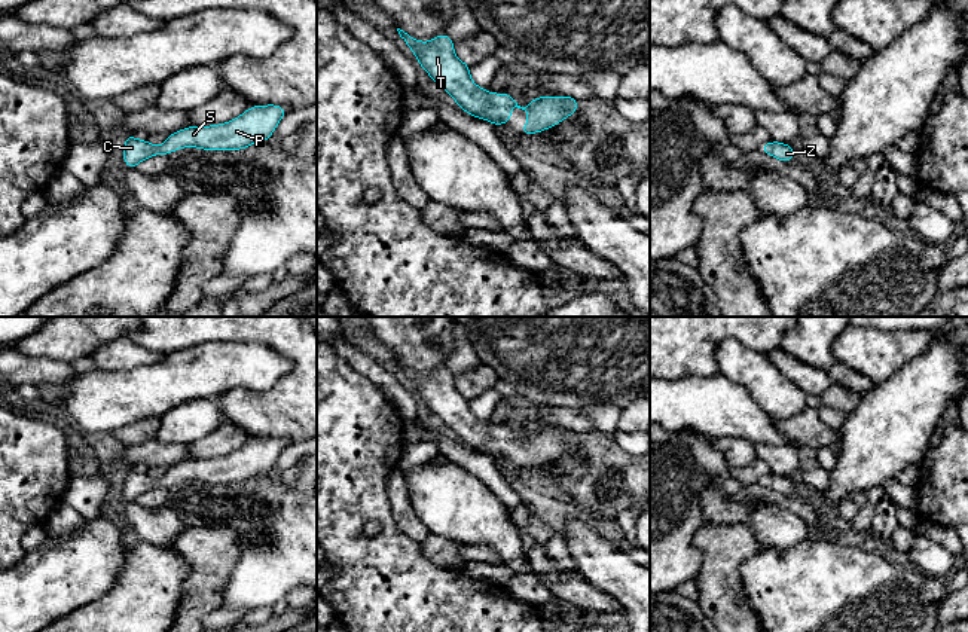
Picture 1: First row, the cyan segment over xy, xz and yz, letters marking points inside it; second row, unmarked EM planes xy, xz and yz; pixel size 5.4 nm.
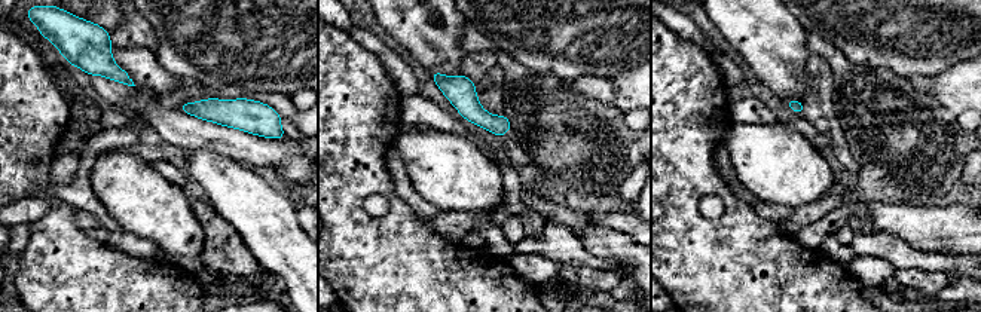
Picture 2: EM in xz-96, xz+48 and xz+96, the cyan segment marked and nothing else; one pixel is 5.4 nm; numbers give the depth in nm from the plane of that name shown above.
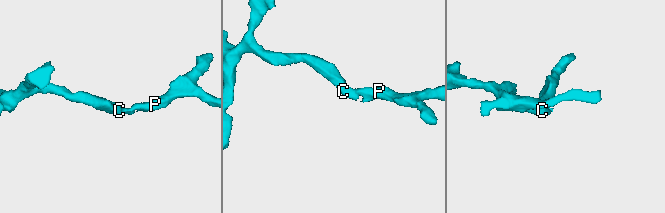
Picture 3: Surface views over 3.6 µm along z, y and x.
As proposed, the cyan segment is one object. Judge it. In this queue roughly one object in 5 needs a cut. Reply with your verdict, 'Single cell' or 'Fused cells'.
Single cell

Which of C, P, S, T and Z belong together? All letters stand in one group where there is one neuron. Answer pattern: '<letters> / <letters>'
C P S T Z

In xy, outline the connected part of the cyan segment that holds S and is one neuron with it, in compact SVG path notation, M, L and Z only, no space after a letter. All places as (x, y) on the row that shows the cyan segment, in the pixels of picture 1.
M277 104L251 106L241 116L220 125L187 126L170 134L159 146L126 135L123 162L135 168L141 161L156 155L170 155L183 147L204 150L242 150L254 143L268 141L287 110Z

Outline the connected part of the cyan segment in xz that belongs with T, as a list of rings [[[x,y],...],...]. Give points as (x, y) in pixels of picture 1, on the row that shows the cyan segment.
[[[397,28],[397,31],[403,42],[412,49],[412,54],[418,58],[419,65],[428,73],[431,80],[439,83],[448,94],[451,94],[459,109],[477,119],[489,120],[495,126],[504,125],[512,119],[512,109],[517,107],[525,110],[528,116],[528,123],[520,128],[520,132],[523,135],[531,135],[556,126],[561,120],[574,115],[578,107],[578,100],[568,95],[537,97],[531,100],[526,107],[520,107],[513,97],[506,92],[498,92],[494,95],[488,89],[479,88],[470,77],[470,65],[458,59],[454,52],[454,40],[446,33],[424,43],[400,28]]]

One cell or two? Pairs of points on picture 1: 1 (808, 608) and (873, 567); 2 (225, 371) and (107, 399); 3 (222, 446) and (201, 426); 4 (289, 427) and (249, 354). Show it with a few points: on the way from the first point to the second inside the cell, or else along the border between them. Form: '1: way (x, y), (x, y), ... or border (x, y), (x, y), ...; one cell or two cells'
1: way (824, 608), (831, 608), (857, 583); one cell
2: way (195, 373), (182, 375), (171, 382), (137, 394); one cell
3: border (225, 420), (207, 434), (186, 445); two cells
4: border (293, 365), (265, 390), (232, 388); two cells

